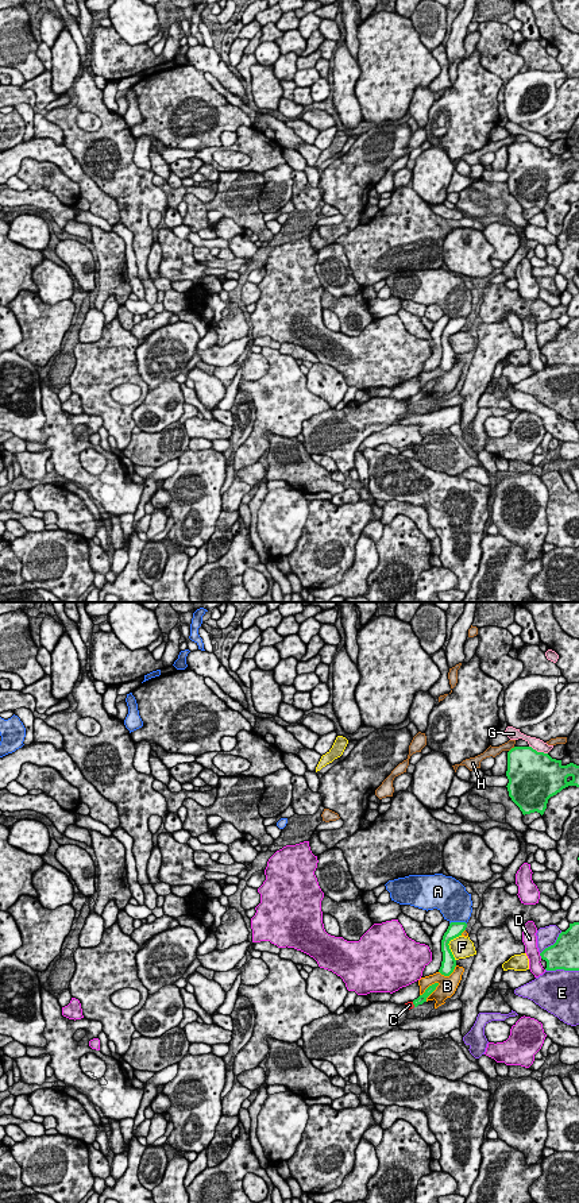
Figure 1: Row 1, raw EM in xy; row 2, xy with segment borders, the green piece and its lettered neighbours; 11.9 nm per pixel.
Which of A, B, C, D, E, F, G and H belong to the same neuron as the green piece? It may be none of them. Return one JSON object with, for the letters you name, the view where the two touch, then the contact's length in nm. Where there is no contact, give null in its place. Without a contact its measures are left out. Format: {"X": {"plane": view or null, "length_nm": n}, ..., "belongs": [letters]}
{"C": {"plane": "xy", "length_nm": 70}, "belongs": ["C"]}

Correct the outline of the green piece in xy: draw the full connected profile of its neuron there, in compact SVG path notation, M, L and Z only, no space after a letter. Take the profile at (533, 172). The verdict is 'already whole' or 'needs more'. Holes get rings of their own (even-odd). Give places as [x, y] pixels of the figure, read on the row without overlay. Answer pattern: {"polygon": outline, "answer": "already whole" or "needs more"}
{"polygon": "M514 142L507 147L506 171L509 192L524 211L534 207L543 211L551 192L568 181L579 182L579 161L574 158L563 161L561 155L552 154L548 149L537 147L532 142Z", "answer": "already whole"}

